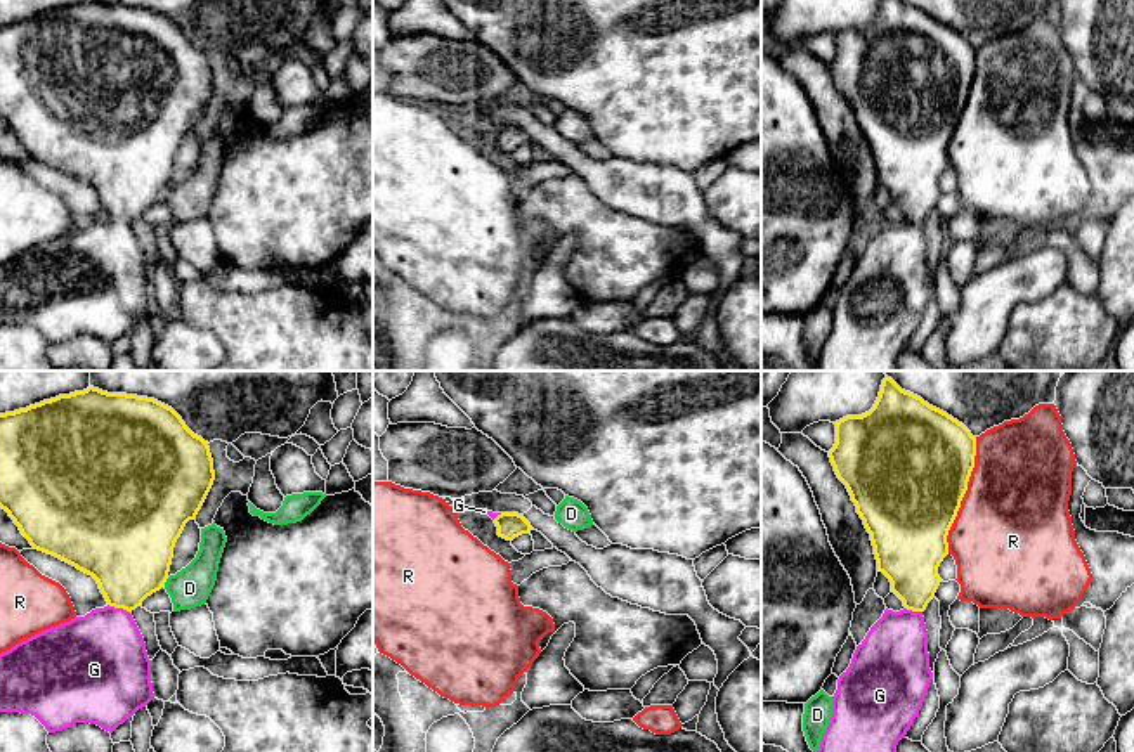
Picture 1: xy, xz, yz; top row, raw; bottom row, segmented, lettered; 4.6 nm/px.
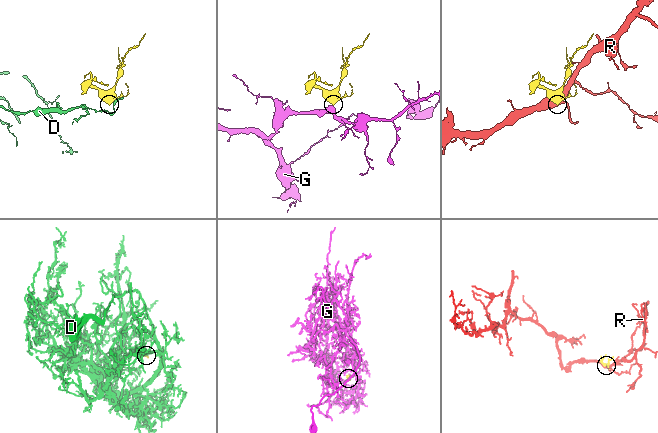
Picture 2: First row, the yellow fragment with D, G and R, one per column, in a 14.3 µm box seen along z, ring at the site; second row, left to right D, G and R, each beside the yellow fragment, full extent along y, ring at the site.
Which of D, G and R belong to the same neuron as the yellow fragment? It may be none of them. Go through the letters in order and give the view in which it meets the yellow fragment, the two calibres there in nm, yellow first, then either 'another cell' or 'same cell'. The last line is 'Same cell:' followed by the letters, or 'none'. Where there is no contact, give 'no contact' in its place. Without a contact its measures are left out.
D: xy | 440/190 nm | another cell
G: xy | 380/420 nm | same cell
R: yz | 500/500 nm | another cell
Same cell: G

